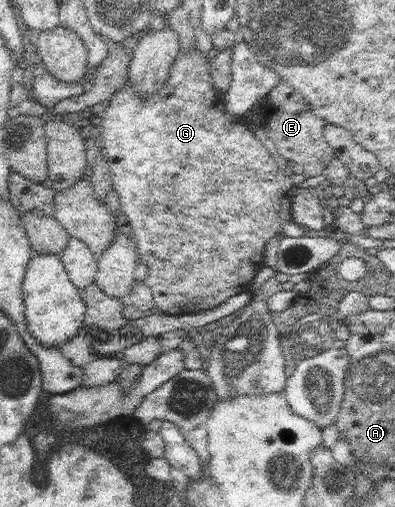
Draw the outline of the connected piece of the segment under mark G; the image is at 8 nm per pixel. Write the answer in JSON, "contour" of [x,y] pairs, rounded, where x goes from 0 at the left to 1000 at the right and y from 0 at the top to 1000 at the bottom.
{"contour":[[[491,97],[486,105],[458,99],[435,124],[420,168],[400,183],[382,187],[382,193],[354,191],[334,176],[334,166],[319,164],[271,203],[271,213],[253,227],[253,268],[238,282],[256,286],[256,300],[263,302],[278,333],[284,373],[296,379],[301,422],[314,440],[342,460],[339,475],[349,505],[375,527],[365,556],[385,574],[390,602],[418,619],[458,621],[524,613],[570,598],[590,582],[633,576],[648,535],[673,525],[673,479],[701,464],[716,464],[719,448],[739,436],[742,363],[732,355],[732,341],[711,337],[694,310],[686,310],[684,298],[615,241],[620,233],[572,223],[567,189],[542,170],[532,146],[532,120],[501,97]]]}

